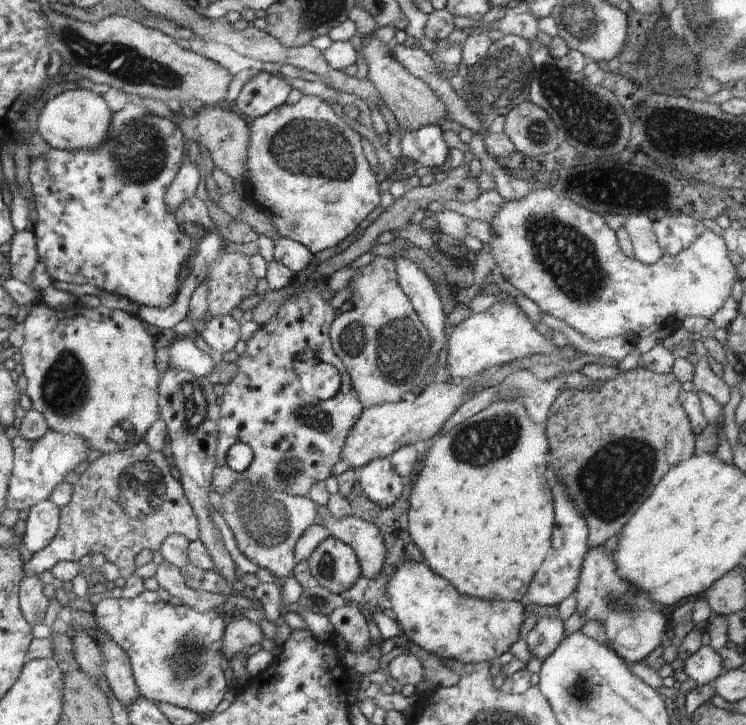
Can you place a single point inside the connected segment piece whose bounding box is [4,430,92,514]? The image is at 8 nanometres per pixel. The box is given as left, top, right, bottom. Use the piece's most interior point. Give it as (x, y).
(40, 465)

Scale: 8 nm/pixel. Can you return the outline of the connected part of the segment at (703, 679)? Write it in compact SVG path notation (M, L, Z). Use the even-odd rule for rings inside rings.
M701 647L684 662L688 677L700 686L708 685L724 671L723 659L711 647Z

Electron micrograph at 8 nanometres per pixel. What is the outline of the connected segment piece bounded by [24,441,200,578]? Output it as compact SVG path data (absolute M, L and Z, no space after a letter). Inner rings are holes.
M143 441L134 442L128 444L124 450L118 450L117 452L110 452L107 454L103 454L97 460L94 460L88 466L88 470L86 472L82 472L80 474L80 478L78 478L78 482L74 484L73 490L74 494L72 494L72 502L68 504L68 506L64 506L61 509L61 518L59 530L56 536L54 536L52 542L47 548L40 550L38 553L32 556L32 559L29 562L24 563L24 573L28 574L28 576L37 576L46 571L51 571L52 568L60 561L78 561L82 556L92 555L92 554L102 554L105 557L105 560L108 563L108 566L115 568L118 572L118 576L122 576L123 578L128 578L128 576L133 576L137 570L136 567L136 556L142 550L150 550L155 551L159 550L160 546L164 544L164 540L170 536L170 534L180 534L184 536L186 540L189 542L193 542L199 540L200 536L200 526L198 526L198 518L196 518L196 514L194 514L194 510L190 507L188 500L186 499L186 494L182 489L181 483L178 480L175 480L171 474L172 465L166 455L165 452L160 452L156 450L152 450L147 443Z

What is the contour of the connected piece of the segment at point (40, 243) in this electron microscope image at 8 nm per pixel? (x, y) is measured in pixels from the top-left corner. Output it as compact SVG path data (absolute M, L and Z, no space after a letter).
M129 100L122 110L112 112L110 130L108 130L106 138L108 140L96 150L59 150L49 147L44 156L30 160L30 182L34 192L34 204L38 208L38 222L34 223L32 228L32 232L36 236L38 257L46 264L46 270L53 281L79 285L91 284L101 291L118 294L142 307L168 308L175 304L176 298L179 296L182 282L180 274L184 272L182 266L188 262L188 258L192 256L194 250L198 249L200 243L199 240L192 240L180 232L175 214L168 212L168 208L171 206L166 206L166 202L164 202L168 186L172 184L176 174L180 171L186 140L183 138L182 130L172 121L161 119L152 114L143 103L136 104L132 100Z

